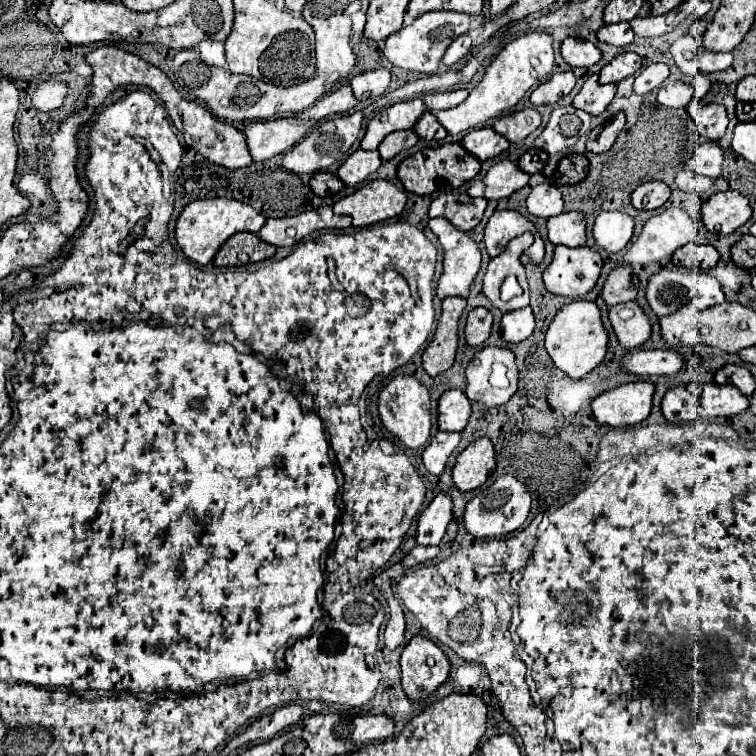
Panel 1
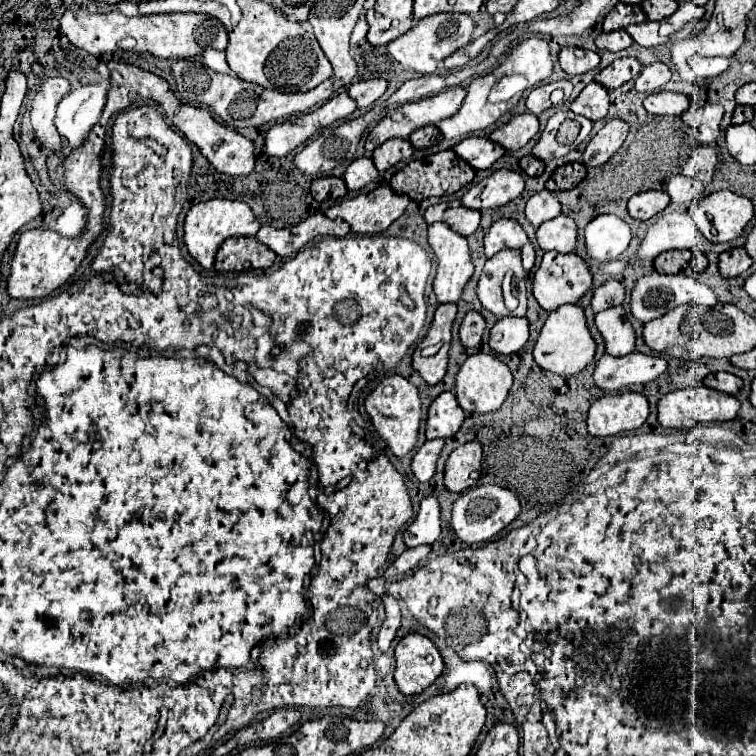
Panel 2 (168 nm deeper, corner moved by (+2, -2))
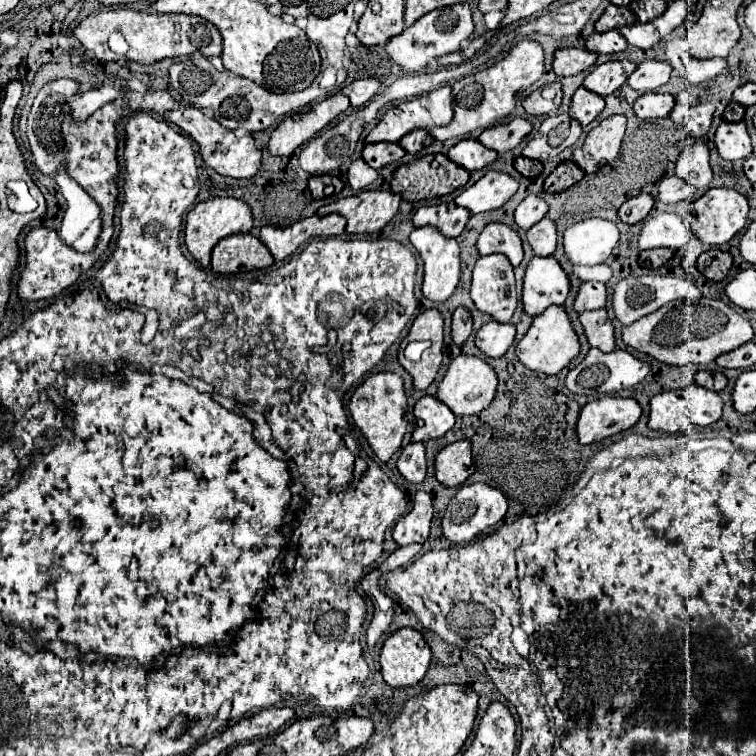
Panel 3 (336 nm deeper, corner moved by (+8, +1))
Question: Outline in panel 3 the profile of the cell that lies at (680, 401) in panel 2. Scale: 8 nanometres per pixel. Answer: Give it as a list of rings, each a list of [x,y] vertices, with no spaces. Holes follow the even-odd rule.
[[[687,385],[685,389],[659,393],[651,399],[651,413],[649,413],[649,429],[663,431],[663,433],[689,433],[691,427],[707,427],[721,419],[723,401],[715,391],[707,391],[699,385]]]

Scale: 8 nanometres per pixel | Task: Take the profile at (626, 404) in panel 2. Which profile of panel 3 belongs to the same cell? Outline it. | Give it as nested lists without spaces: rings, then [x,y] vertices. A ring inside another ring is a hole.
[[[601,397],[589,401],[579,415],[575,433],[581,445],[601,441],[631,429],[641,417],[641,407],[631,397]]]

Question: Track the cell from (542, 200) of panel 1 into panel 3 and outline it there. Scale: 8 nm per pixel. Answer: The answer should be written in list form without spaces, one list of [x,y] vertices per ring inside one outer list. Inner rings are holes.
[[[529,195],[515,209],[515,223],[527,231],[537,221],[541,221],[545,217],[545,213],[547,213],[547,203],[537,195]]]

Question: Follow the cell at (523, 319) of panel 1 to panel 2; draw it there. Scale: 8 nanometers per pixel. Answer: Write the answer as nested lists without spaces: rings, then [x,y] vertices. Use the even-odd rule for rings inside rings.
[[[501,318],[491,328],[489,346],[499,354],[515,354],[525,346],[529,338],[529,320],[523,318]]]

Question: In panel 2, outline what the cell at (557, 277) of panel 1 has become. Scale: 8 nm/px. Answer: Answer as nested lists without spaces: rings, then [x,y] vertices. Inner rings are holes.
[[[545,252],[541,266],[533,276],[533,294],[535,294],[537,302],[545,310],[551,312],[563,304],[577,304],[583,298],[583,294],[591,288],[591,284],[593,284],[593,276],[589,272],[589,264],[579,254],[575,254],[575,252],[569,252],[569,254]]]

